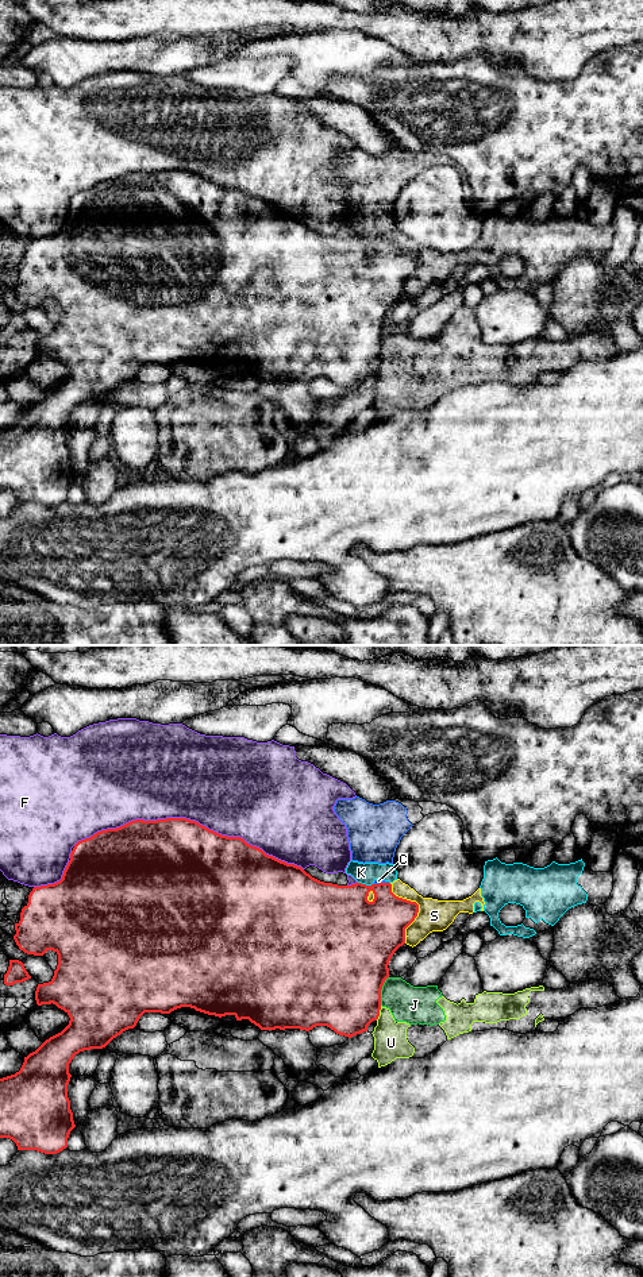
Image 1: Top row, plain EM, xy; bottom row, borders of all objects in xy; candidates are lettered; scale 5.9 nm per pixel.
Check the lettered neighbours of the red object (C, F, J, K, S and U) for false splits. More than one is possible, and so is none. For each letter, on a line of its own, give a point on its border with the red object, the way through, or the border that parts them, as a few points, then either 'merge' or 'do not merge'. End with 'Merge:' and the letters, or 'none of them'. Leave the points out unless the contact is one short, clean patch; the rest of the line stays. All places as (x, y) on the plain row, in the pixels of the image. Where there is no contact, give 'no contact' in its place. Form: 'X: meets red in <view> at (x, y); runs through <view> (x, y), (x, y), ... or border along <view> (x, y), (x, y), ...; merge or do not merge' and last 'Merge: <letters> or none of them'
C: meets red in xy at (380, 235); border along xy (388, 234), (373, 236); do not merge
F: meets red in xy at (188, 172); do not merge
J: meets red in xy at (380, 343); border along xy (388, 328), (381, 342), (380, 357); do not merge
K: meets red in xy at (365, 236); do not merge
S: meets red in xy at (418, 259); do not merge
U: meets red in xy at (378, 365); border along xy (381, 358), (380, 367), (376, 371); do not merge
Merge: none of them

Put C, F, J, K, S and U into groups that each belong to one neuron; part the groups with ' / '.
C K S / F / J U

